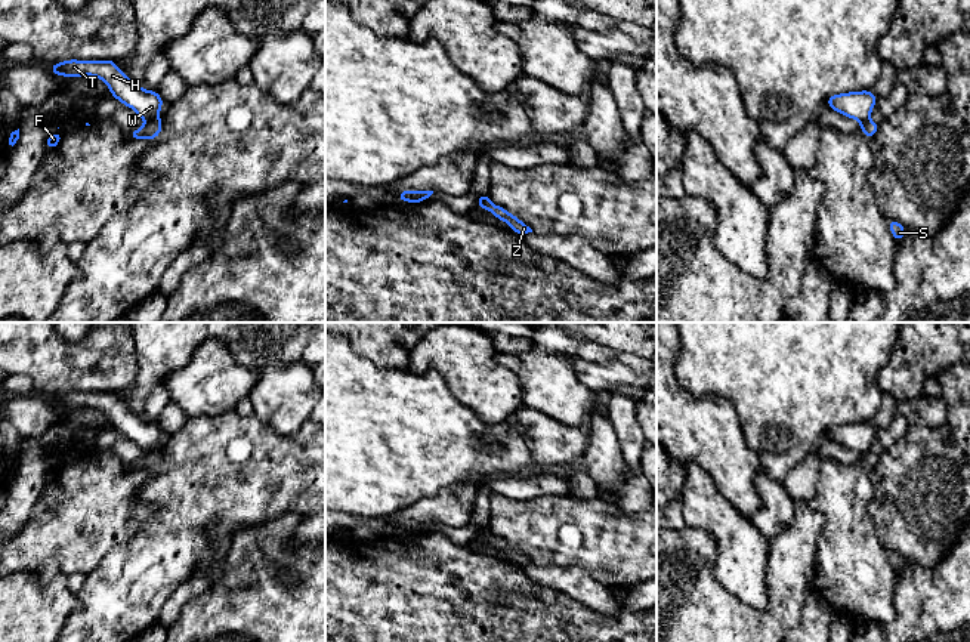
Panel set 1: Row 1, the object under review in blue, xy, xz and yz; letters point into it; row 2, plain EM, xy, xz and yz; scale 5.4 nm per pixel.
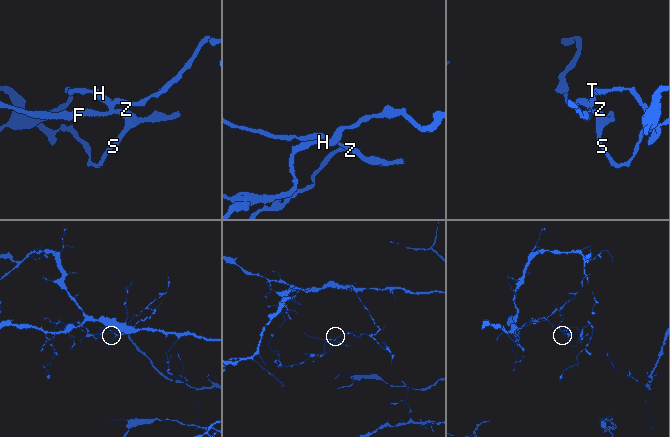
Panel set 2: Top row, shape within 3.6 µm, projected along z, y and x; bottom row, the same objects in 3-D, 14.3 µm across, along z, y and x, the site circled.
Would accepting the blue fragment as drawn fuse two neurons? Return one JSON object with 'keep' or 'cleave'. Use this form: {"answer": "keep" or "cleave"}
{"answer": "cleave"}

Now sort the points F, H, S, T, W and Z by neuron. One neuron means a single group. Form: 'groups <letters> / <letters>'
groups F S Z / H T W

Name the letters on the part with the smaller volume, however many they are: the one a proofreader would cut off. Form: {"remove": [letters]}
{"remove": ["F", "S", "Z"]}

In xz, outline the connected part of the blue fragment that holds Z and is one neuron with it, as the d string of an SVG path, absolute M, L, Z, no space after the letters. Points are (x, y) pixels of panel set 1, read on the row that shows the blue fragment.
M479 200L476 207L489 210L497 219L506 222L518 235L532 232L520 219L509 213L506 209L492 204L489 200Z

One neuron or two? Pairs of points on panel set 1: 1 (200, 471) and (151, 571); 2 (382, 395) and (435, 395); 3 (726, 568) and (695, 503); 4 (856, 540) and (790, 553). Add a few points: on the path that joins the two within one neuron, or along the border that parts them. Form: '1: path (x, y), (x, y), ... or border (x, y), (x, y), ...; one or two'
1: path (198, 496), (192, 524), (170, 546); one
2: path (395, 395), (422, 395); one
3: path (726, 552), (726, 533), (711, 518); one
4: border (818, 512), (821, 530), (814, 582); two

